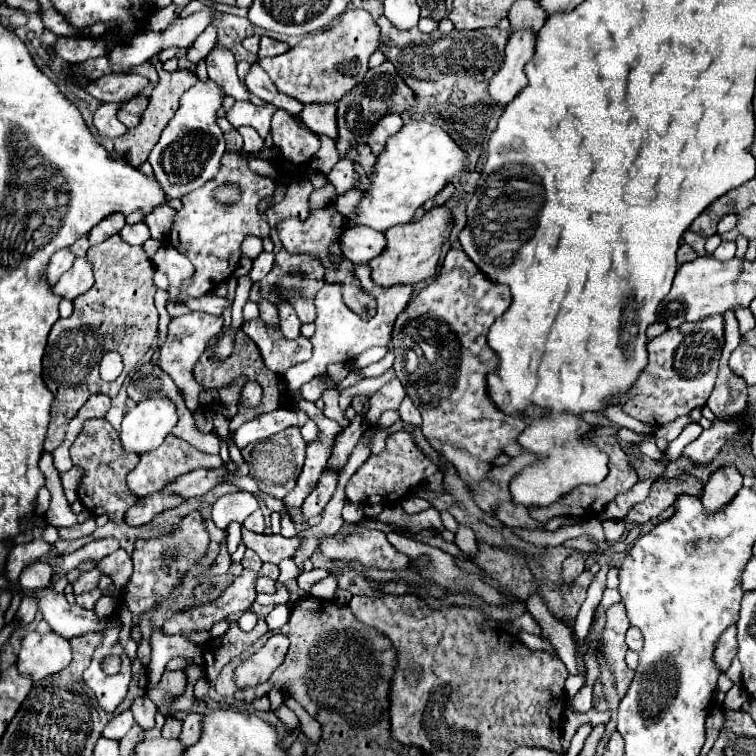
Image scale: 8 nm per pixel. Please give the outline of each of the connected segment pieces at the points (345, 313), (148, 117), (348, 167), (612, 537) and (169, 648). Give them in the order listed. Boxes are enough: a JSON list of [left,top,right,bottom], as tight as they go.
[[284,265,411,393],[113,63,197,167],[327,159,355,195],[599,519,625,541],[149,629,201,689]]

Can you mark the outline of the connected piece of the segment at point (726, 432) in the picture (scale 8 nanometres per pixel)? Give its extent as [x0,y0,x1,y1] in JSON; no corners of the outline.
[683,419,741,465]

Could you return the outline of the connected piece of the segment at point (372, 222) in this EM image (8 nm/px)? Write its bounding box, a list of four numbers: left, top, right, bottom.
[345,121,465,231]

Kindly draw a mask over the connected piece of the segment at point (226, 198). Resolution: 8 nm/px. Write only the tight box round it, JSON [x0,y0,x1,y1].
[215,187,239,203]

